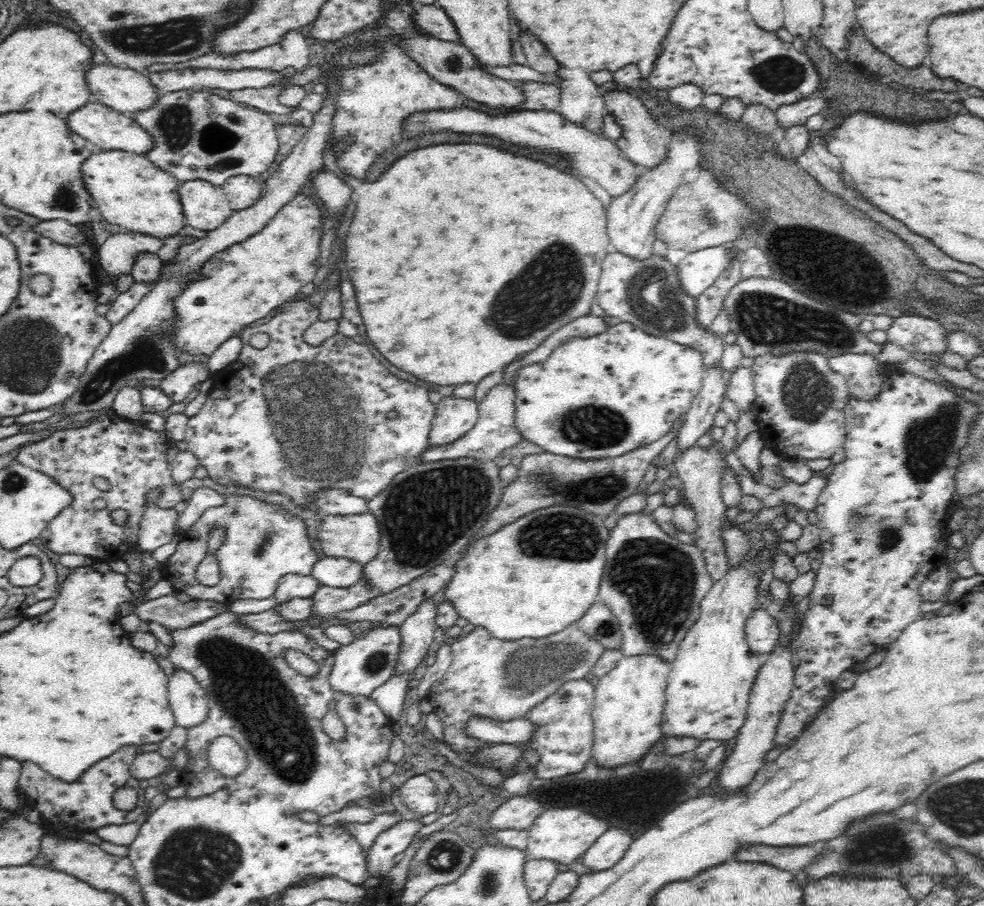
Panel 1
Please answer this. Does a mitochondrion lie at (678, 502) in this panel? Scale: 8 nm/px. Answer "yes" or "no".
no

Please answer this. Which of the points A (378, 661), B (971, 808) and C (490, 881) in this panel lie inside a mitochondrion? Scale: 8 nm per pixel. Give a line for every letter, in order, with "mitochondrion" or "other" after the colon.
A: mitochondrion
B: mitochondrion
C: mitochondrion

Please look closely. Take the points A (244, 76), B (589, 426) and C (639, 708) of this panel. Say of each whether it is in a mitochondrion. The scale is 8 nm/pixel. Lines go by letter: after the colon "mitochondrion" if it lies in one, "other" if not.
A: other
B: mitochondrion
C: other

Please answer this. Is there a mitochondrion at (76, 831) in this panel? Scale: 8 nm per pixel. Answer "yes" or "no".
no

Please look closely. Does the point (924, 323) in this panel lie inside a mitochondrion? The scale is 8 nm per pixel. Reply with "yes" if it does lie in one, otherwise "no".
no

